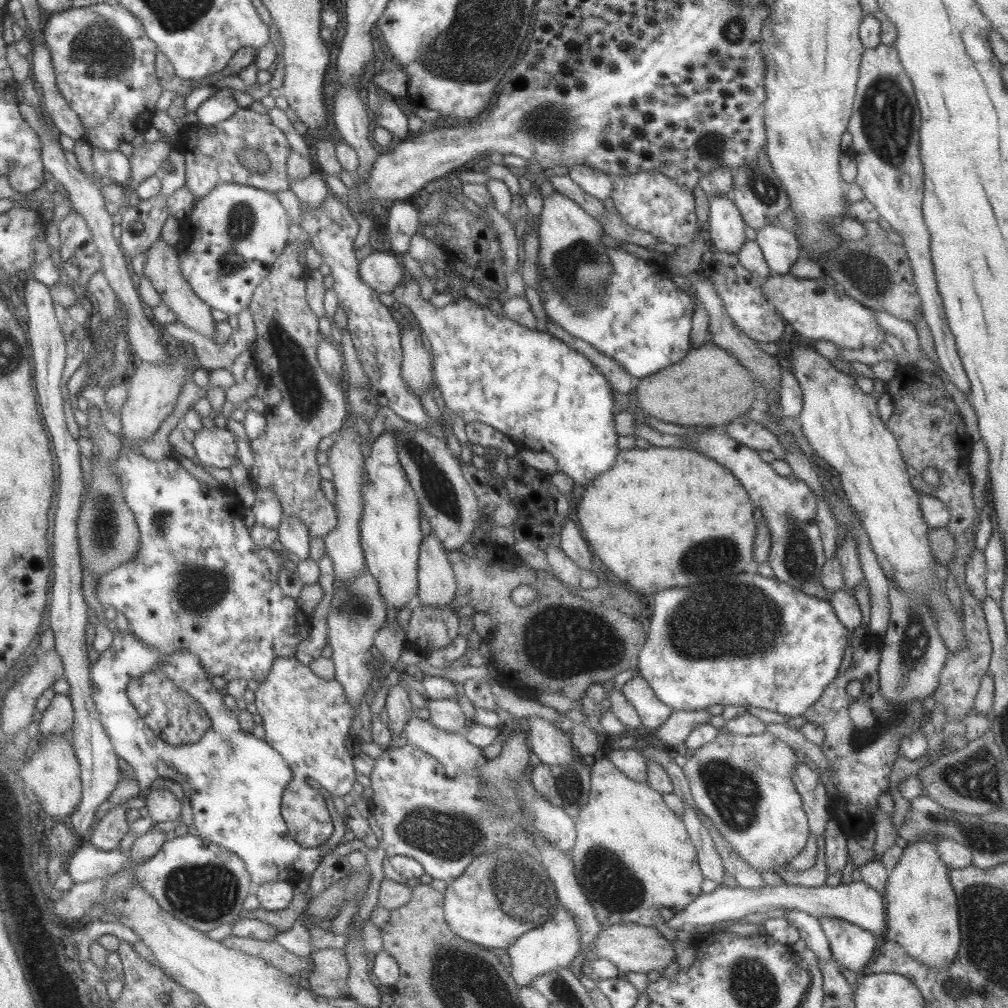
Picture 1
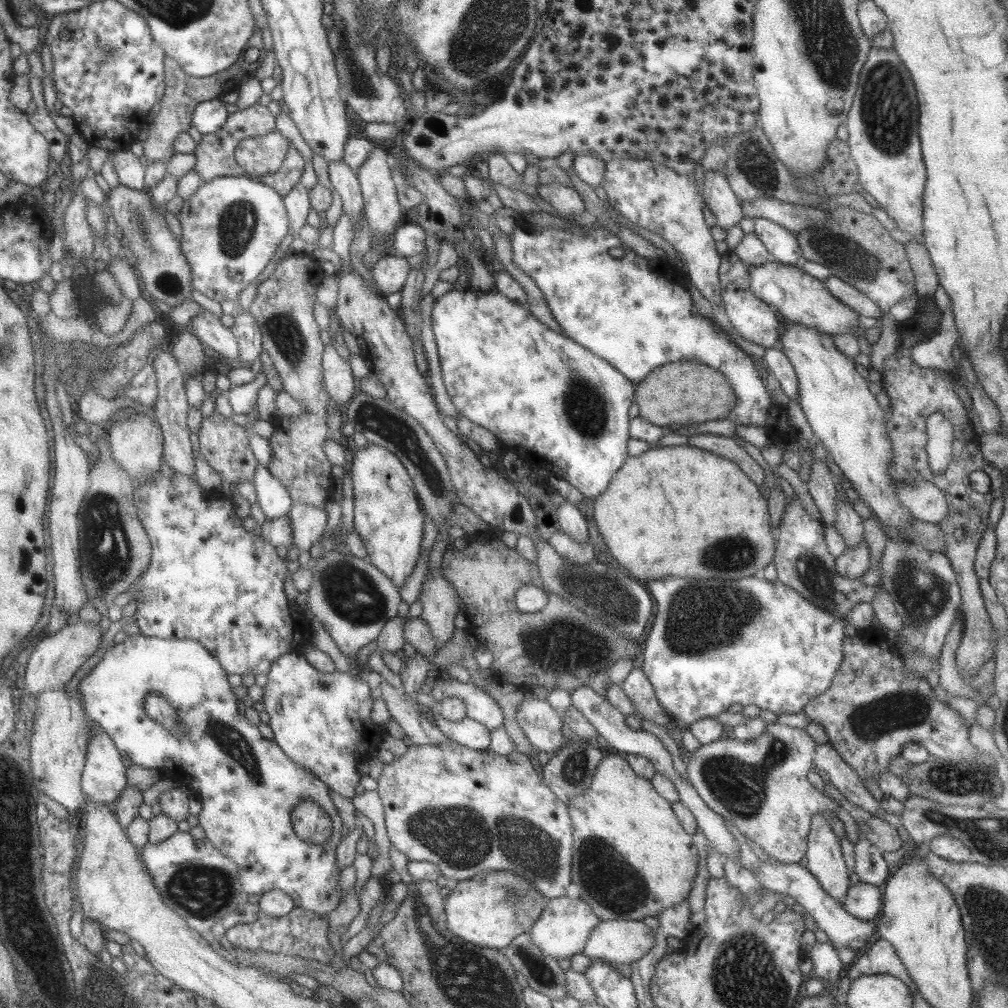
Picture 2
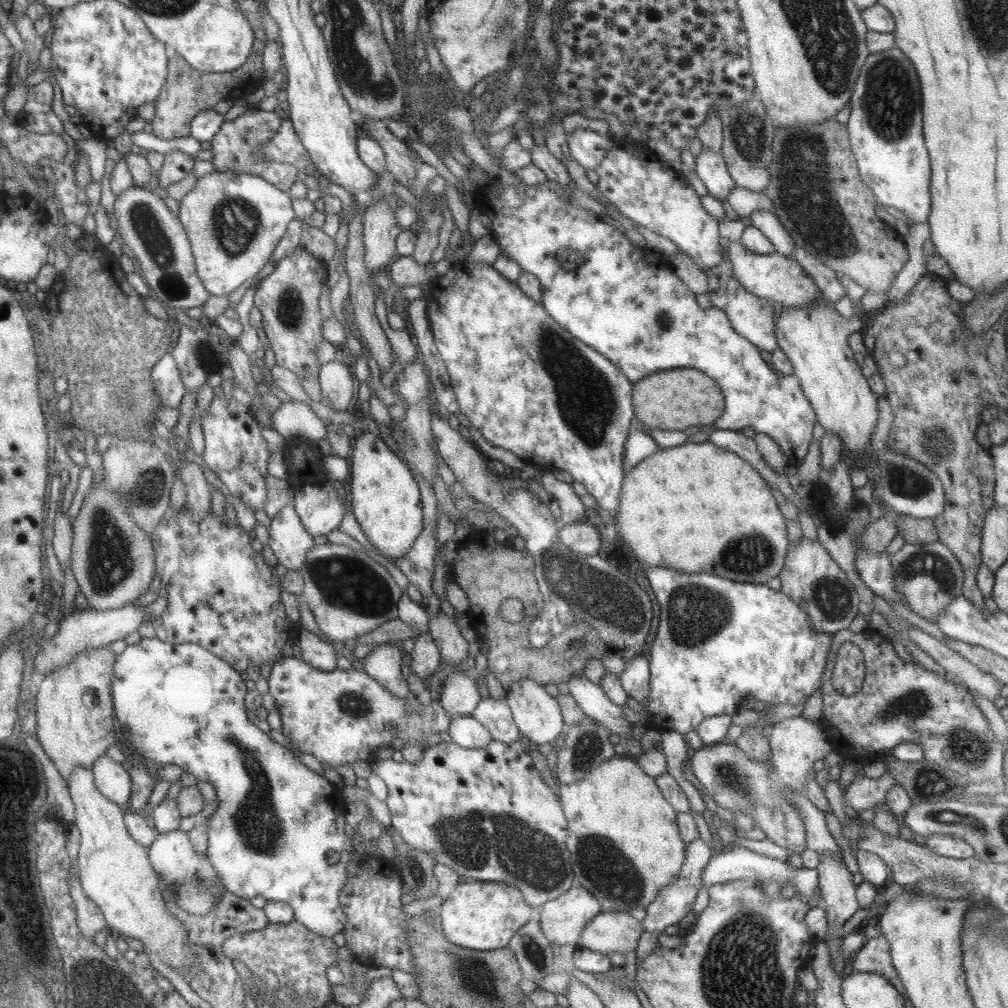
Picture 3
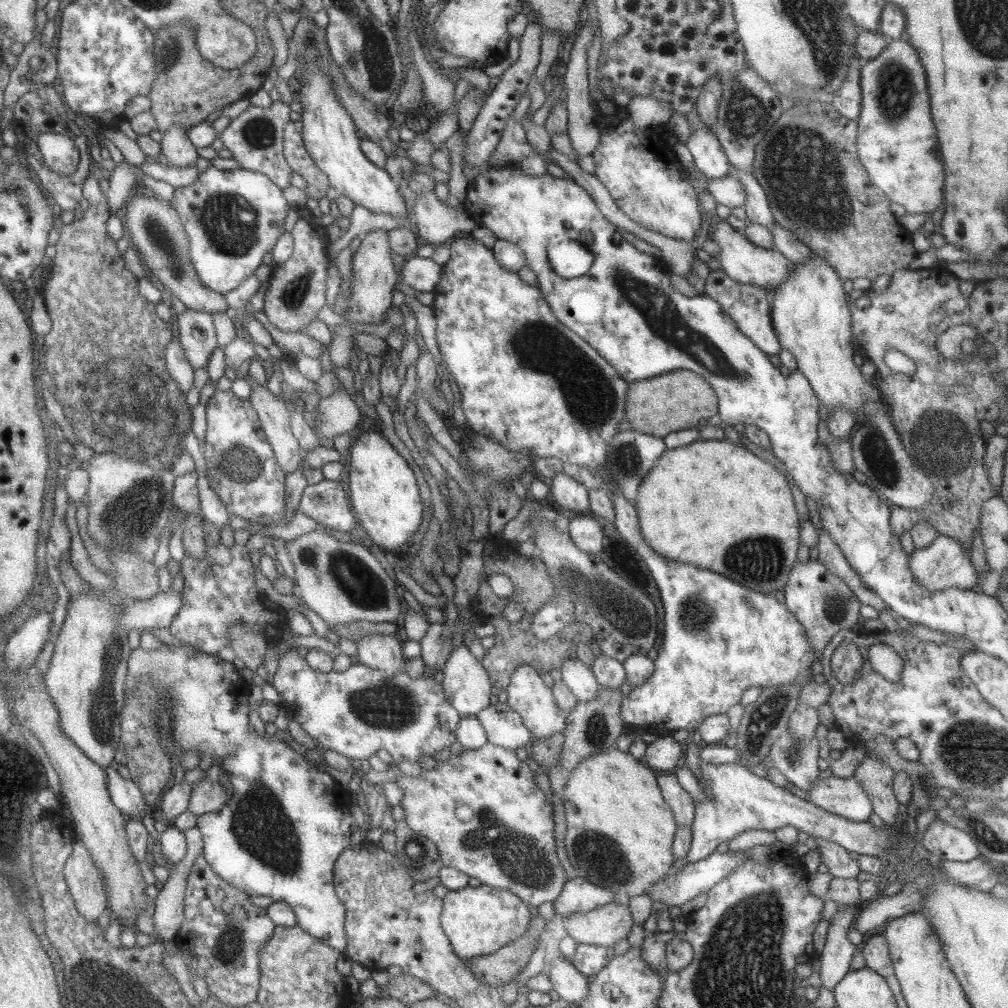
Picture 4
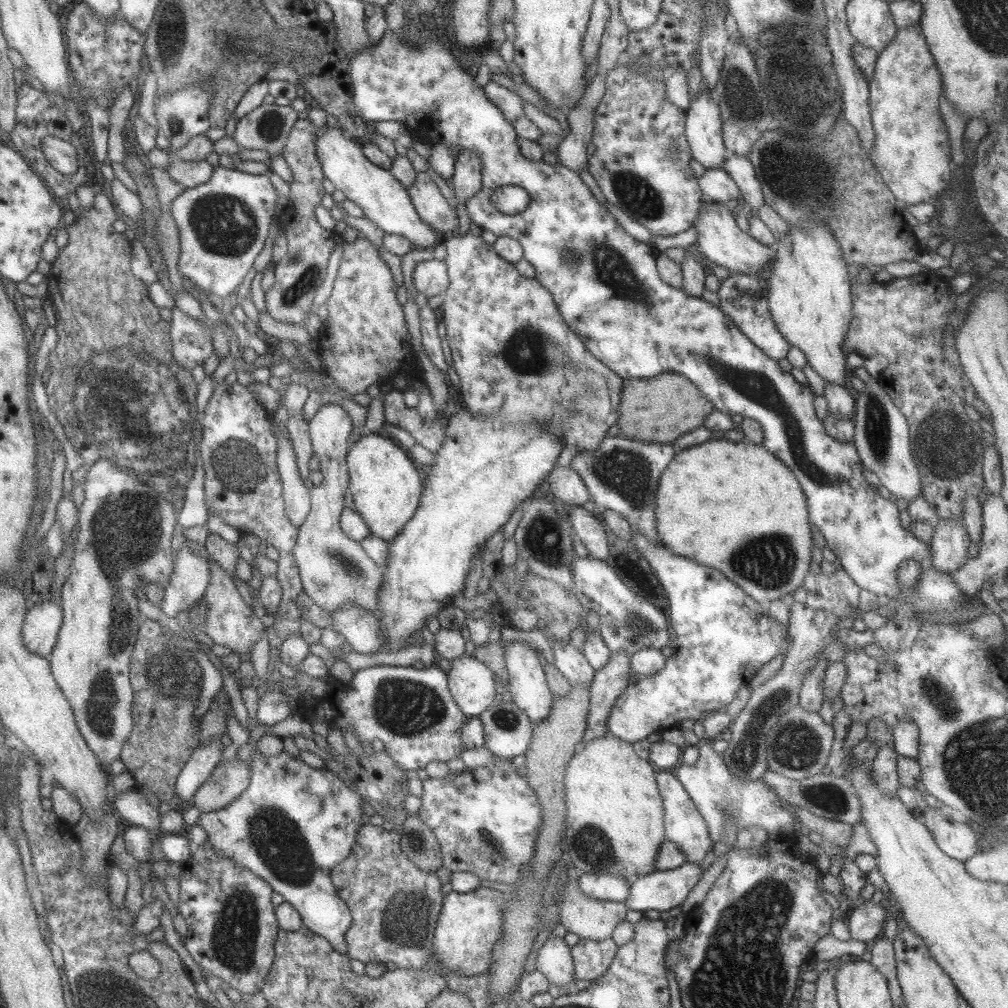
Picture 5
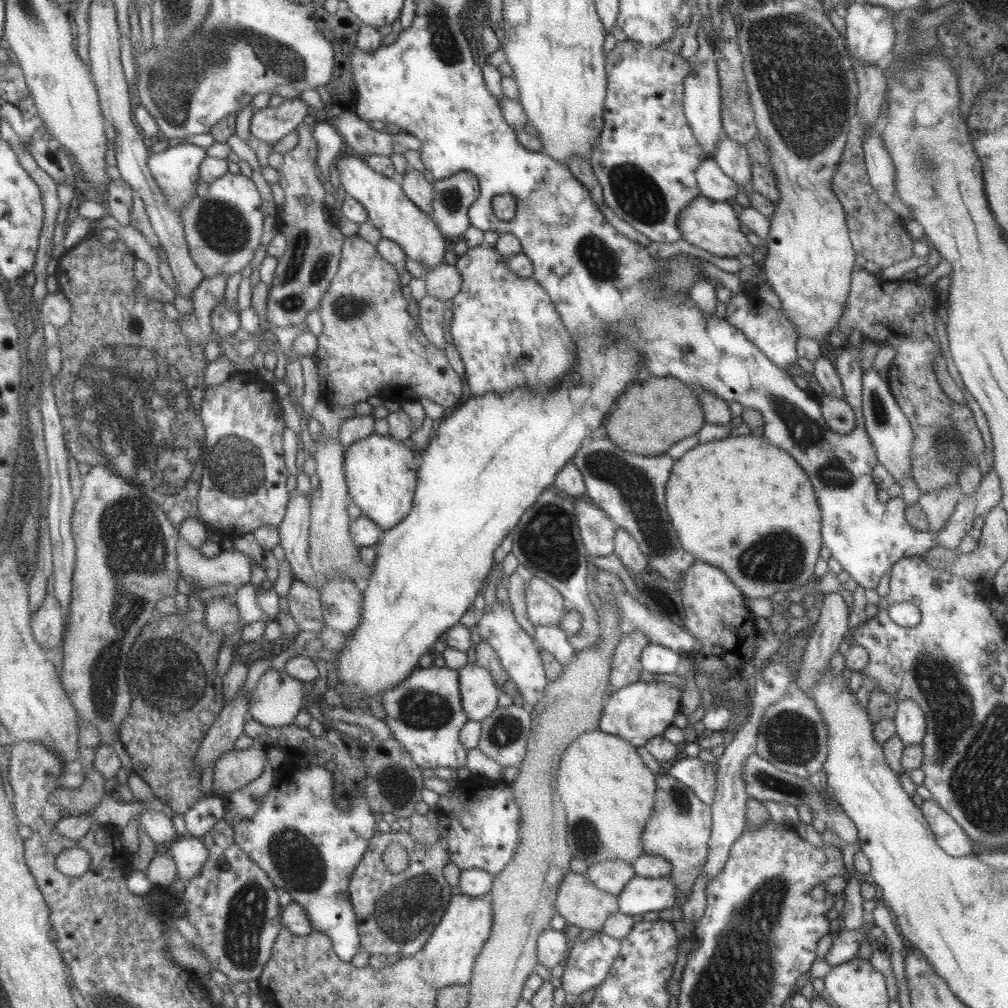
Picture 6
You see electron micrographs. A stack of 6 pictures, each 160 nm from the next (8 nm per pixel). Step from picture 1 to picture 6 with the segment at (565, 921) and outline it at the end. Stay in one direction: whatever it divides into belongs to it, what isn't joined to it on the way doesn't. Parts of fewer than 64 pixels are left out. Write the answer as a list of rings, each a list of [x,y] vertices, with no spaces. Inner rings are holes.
[[[607,861],[589,866],[586,877],[603,892],[617,896],[624,889],[630,878],[634,877],[634,869],[623,861]]]

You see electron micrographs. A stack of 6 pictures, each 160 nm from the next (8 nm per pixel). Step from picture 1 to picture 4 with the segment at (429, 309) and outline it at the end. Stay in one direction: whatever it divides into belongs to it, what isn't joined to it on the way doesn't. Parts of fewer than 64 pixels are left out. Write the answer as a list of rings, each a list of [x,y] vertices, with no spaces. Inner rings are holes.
[[[473,232],[470,238],[460,238],[456,236],[448,242],[449,259],[442,264],[441,280],[432,290],[432,309],[435,315],[436,327],[435,336],[442,361],[445,362],[449,372],[455,378],[459,394],[461,395],[461,408],[466,418],[466,426],[481,436],[487,437],[493,442],[499,443],[509,452],[528,452],[528,456],[533,458],[559,458],[563,463],[573,463],[577,466],[588,468],[589,470],[602,470],[606,463],[608,446],[617,432],[617,424],[623,420],[625,414],[625,392],[627,392],[627,382],[619,377],[612,366],[587,344],[580,336],[570,331],[564,324],[561,324],[541,296],[538,287],[525,284],[520,276],[515,272],[507,272],[494,259],[491,250],[475,240]],[[619,489],[609,497],[614,510],[612,523],[647,564],[664,609],[663,642],[653,661],[654,671],[645,683],[622,695],[619,714],[625,730],[632,731],[635,726],[664,737],[678,730],[697,729],[705,718],[727,713],[747,688],[811,682],[813,652],[801,624],[785,604],[709,569],[657,556],[641,538],[633,504]]]

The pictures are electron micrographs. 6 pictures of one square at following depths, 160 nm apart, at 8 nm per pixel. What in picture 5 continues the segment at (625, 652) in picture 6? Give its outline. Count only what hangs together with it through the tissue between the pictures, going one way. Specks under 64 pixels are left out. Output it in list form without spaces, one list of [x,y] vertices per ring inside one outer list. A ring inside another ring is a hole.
[[[623,651],[609,654],[609,663],[601,670],[594,671],[589,687],[587,718],[585,718],[585,734],[579,746],[587,744],[594,738],[608,734],[605,724],[611,706],[620,692],[628,687],[627,678],[633,674],[629,665],[630,656]]]

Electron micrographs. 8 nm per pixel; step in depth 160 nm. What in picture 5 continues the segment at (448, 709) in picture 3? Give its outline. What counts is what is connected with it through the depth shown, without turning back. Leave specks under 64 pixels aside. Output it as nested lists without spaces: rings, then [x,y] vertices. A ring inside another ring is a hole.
[[[473,656],[452,659],[446,677],[447,688],[466,718],[479,716],[493,703],[496,694],[493,673]]]

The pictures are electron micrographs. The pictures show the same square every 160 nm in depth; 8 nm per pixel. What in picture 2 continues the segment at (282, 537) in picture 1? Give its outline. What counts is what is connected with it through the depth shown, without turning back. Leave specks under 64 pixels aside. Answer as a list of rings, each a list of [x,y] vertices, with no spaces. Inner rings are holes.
[[[306,503],[293,504],[286,514],[290,524],[292,543],[298,550],[308,552],[320,540],[327,515],[322,508],[307,506]]]

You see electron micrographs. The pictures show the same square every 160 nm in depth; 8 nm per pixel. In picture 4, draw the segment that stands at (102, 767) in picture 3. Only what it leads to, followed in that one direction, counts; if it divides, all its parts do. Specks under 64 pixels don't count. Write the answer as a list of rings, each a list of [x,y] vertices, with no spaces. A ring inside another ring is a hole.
[[[104,767],[107,792],[110,801],[131,818],[141,818],[149,811],[149,806],[143,800],[140,788],[131,780],[124,779],[116,769]]]

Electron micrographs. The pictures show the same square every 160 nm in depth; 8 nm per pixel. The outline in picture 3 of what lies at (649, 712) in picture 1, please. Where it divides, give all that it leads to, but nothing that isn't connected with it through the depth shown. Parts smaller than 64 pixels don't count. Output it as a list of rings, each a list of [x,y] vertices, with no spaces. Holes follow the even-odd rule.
[[[637,655],[625,662],[625,669],[618,676],[621,688],[638,703],[646,702],[650,691],[650,670],[647,658]]]

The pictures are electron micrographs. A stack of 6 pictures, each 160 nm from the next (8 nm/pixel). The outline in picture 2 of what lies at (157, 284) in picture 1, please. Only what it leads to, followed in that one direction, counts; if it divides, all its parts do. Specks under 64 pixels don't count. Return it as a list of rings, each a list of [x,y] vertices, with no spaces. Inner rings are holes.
[[[201,309],[191,318],[186,328],[211,350],[218,352],[222,357],[236,360],[238,355],[236,338],[230,328],[225,327],[214,313]]]

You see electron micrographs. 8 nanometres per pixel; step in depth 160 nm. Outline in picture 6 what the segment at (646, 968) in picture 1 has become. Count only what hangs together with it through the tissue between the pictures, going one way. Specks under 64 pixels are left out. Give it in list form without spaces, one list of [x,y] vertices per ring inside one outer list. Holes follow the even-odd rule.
[[[569,871],[559,883],[554,902],[556,912],[565,920],[566,924],[573,924],[580,930],[602,930],[603,923],[609,914],[618,911],[618,898],[608,892],[599,890],[587,877],[586,873]]]

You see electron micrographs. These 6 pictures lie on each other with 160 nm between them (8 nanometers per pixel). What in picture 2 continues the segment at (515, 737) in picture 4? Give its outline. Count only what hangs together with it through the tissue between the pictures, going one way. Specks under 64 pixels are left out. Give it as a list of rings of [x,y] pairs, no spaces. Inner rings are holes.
[[[451,677],[446,680],[437,678],[431,686],[429,694],[435,701],[443,700],[445,697],[462,700],[466,709],[466,717],[483,724],[490,731],[503,726],[503,713],[501,713],[499,705],[473,681],[461,683]]]

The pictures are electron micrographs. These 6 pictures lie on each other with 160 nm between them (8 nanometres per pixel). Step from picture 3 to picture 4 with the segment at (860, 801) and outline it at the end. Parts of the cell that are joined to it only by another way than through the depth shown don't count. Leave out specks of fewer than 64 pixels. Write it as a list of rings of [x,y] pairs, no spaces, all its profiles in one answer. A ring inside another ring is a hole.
[[[852,776],[819,777],[811,790],[805,791],[815,806],[855,822],[867,821],[872,813],[872,804],[867,793]]]

